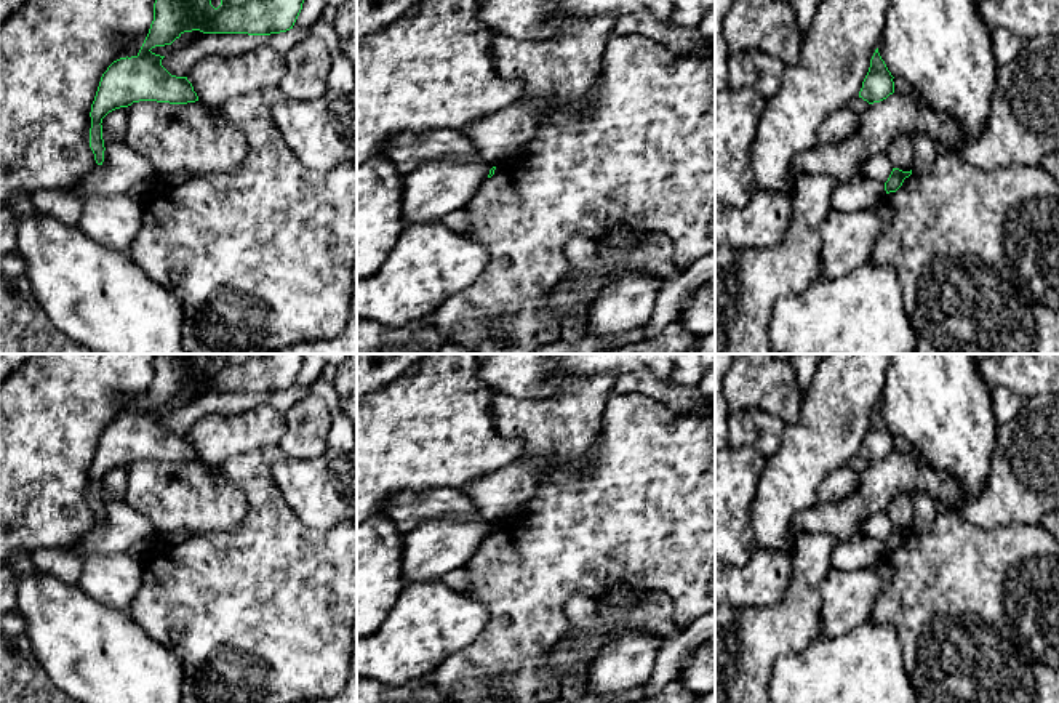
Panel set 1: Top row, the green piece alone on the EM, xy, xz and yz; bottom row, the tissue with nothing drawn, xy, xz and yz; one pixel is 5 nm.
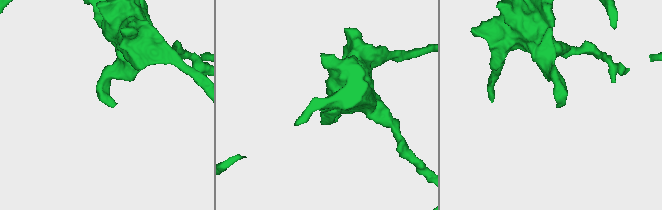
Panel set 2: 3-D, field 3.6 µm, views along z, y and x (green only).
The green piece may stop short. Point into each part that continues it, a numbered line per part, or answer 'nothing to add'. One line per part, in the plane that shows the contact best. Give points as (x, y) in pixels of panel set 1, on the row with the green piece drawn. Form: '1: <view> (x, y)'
nothing to add

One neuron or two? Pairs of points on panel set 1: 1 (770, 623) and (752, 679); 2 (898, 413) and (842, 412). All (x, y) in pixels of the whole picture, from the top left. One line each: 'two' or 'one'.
1: one
2: two

